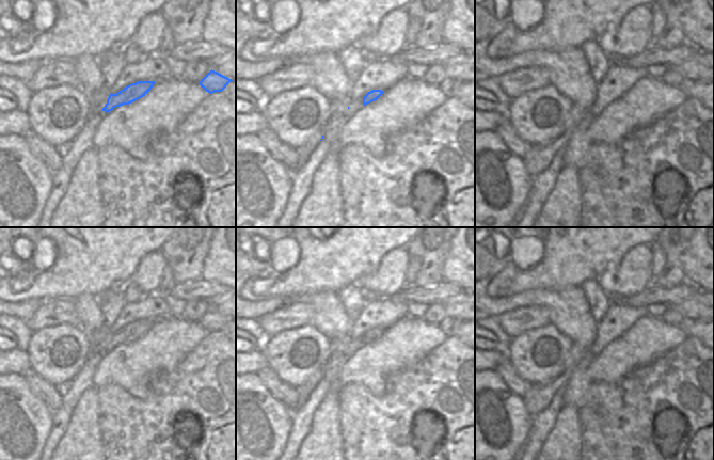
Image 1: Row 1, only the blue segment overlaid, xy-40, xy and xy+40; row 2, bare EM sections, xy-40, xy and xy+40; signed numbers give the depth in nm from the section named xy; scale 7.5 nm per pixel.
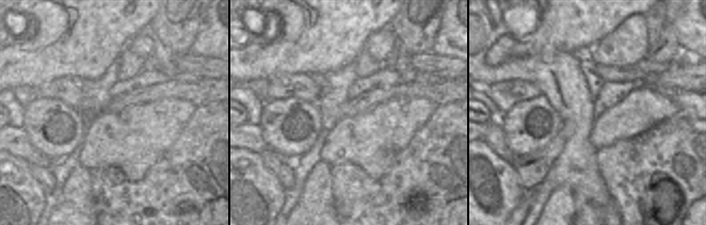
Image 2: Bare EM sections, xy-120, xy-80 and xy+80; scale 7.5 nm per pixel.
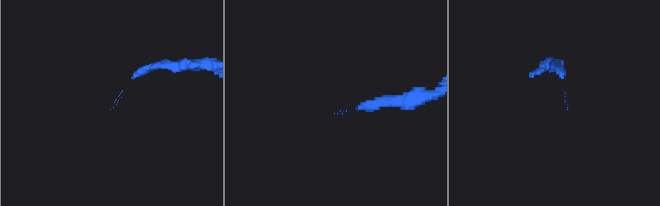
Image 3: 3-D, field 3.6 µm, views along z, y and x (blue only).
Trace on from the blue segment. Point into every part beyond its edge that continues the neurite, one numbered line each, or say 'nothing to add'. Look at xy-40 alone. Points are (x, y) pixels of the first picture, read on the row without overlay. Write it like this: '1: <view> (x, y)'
nothing to add

